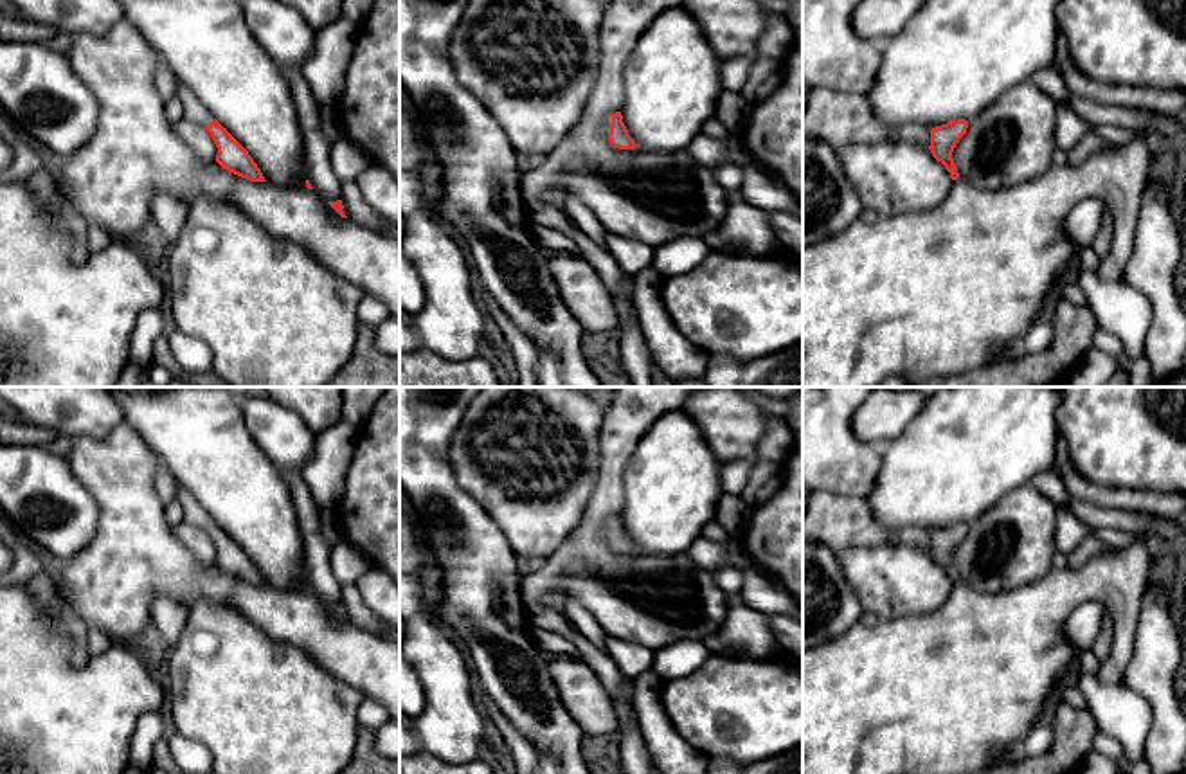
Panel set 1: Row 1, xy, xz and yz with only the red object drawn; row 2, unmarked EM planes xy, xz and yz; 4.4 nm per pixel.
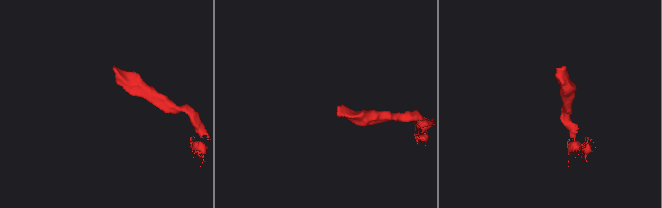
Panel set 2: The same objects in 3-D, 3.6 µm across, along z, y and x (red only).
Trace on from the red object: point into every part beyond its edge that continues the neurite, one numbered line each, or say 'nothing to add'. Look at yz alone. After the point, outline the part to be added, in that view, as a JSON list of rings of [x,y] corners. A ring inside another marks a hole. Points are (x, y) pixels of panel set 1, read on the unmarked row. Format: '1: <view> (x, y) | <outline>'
nothing to add

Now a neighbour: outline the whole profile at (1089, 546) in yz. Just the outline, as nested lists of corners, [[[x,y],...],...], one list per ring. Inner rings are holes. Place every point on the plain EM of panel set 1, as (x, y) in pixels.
[[[1089,535],[1085,536],[1078,547],[1067,554],[1067,567],[1076,569],[1082,567],[1085,562],[1089,562],[1092,556],[1112,551],[1107,547],[1101,540],[1096,536]]]

